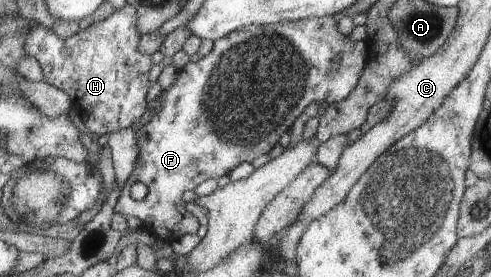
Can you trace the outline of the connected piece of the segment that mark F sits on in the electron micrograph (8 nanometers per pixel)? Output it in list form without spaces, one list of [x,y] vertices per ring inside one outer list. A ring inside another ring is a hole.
[[[317,17],[317,19],[304,19],[294,22],[283,22],[278,24],[258,26],[254,24],[246,29],[234,31],[226,35],[221,40],[213,43],[212,50],[198,62],[188,62],[180,71],[176,81],[166,90],[161,91],[160,107],[155,111],[153,118],[150,119],[145,125],[136,131],[138,137],[139,157],[137,158],[137,169],[131,173],[121,190],[121,197],[115,206],[116,213],[127,215],[127,217],[137,217],[141,221],[140,230],[146,231],[149,235],[154,235],[161,241],[171,243],[177,241],[180,237],[187,234],[196,234],[199,231],[199,219],[192,215],[185,209],[185,199],[183,193],[187,190],[197,189],[197,185],[201,185],[208,179],[218,179],[223,175],[235,169],[238,165],[245,162],[255,161],[258,157],[265,155],[280,143],[280,139],[287,133],[299,116],[311,105],[311,103],[326,102],[329,105],[332,103],[341,103],[355,91],[355,87],[359,85],[361,76],[367,67],[369,61],[369,47],[368,42],[353,41],[350,36],[343,35],[340,30],[340,22],[331,17]],[[137,182],[143,183],[148,188],[148,193],[143,200],[135,200],[131,197],[131,186]]]

